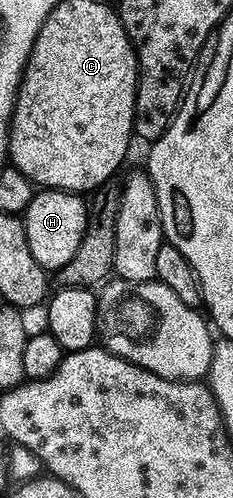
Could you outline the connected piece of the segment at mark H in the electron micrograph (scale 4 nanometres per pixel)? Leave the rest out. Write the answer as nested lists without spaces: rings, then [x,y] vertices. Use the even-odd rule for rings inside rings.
[[[46,188],[37,191],[36,196],[26,206],[22,214],[26,242],[34,261],[45,270],[57,270],[66,266],[82,242],[86,232],[89,205],[83,195],[75,192],[63,192],[57,188]]]

